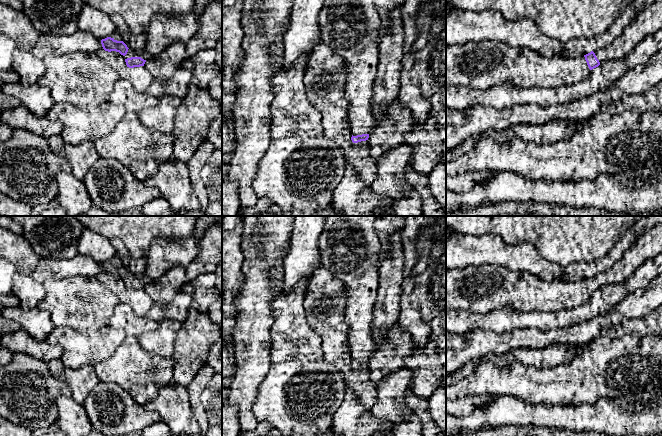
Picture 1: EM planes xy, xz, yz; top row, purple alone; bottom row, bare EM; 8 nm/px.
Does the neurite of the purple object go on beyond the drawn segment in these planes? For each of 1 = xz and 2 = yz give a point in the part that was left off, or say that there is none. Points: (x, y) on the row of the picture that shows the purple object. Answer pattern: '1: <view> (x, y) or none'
1: xz (351, 28)
2: yz (481, 65)

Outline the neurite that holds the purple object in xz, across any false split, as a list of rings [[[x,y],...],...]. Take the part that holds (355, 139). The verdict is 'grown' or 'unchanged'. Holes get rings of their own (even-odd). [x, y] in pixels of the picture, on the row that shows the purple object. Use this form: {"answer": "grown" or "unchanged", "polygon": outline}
{"answer": "grown", "polygon": [[[325,0],[318,14],[320,38],[336,52],[346,67],[344,96],[349,102],[348,121],[353,143],[366,141],[374,126],[370,102],[379,63],[378,37],[382,21],[374,0]]]}

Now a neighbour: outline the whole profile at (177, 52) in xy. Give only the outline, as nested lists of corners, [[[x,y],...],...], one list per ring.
[[[175,42],[169,45],[158,56],[147,60],[144,67],[156,79],[170,81],[176,71],[181,68],[180,62],[189,57],[186,44]]]

